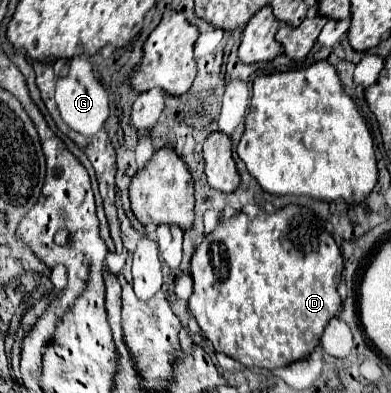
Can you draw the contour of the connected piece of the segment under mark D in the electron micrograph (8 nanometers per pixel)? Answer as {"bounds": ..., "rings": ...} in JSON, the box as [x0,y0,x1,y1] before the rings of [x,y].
{"bounds":[189,205,341,371],"rings":[[[287,205],[275,213],[259,211],[253,219],[247,213],[237,213],[205,235],[191,257],[195,285],[189,297],[189,311],[217,353],[225,353],[249,369],[261,367],[273,371],[307,359],[319,347],[325,325],[337,315],[341,305],[337,293],[341,271],[341,249],[327,231],[327,223],[311,209]]]}

